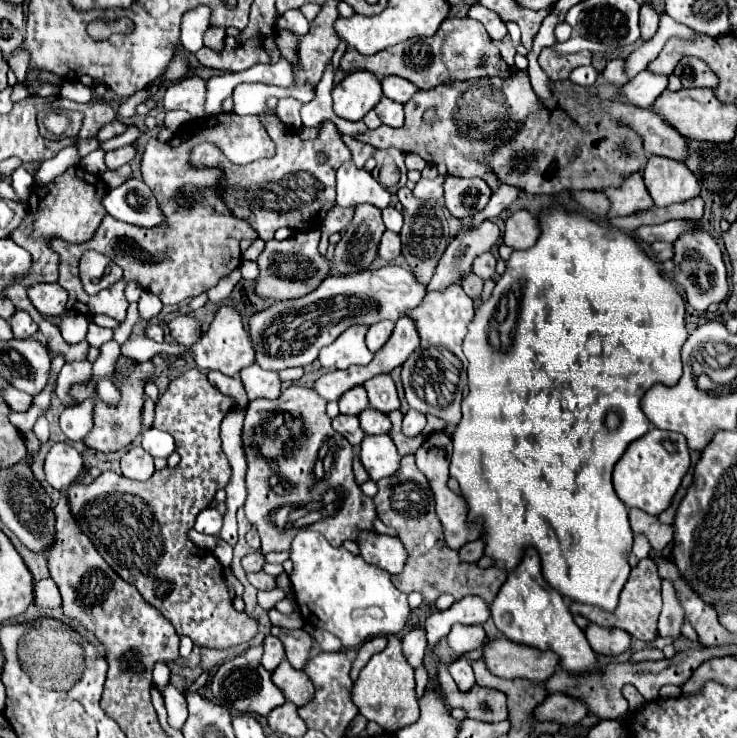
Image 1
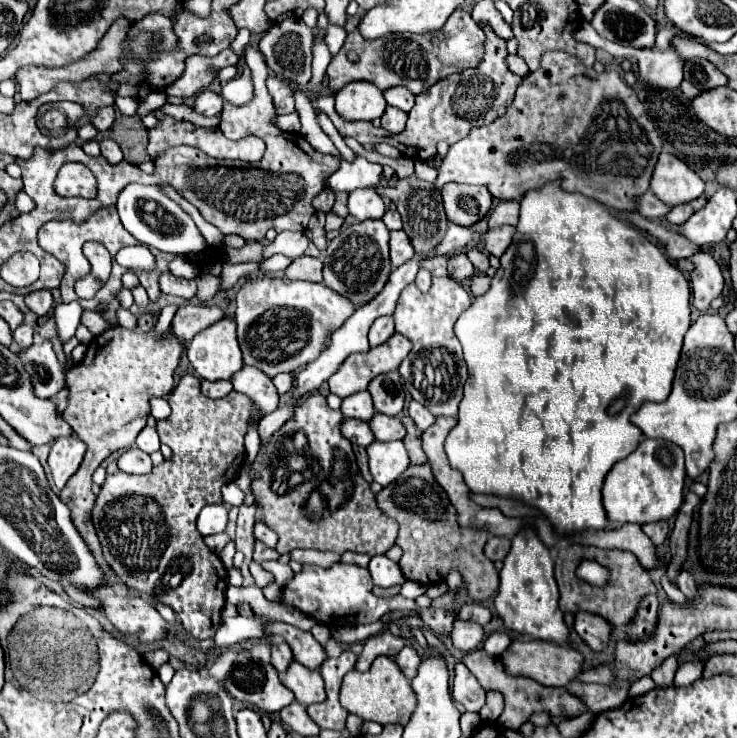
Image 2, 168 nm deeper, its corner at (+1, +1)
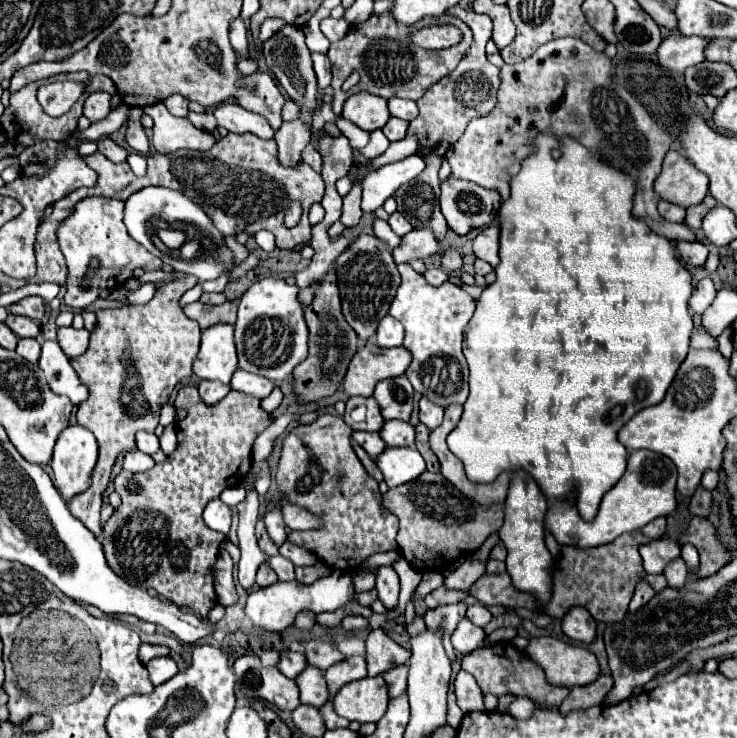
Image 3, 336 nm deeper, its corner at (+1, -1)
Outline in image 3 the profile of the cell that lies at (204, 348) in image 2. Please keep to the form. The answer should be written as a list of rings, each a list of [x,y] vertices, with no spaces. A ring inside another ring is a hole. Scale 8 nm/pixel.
[[[215,324],[203,330],[201,350],[193,362],[193,372],[201,380],[219,380],[229,384],[233,372],[237,370],[237,350],[233,342],[231,324]]]

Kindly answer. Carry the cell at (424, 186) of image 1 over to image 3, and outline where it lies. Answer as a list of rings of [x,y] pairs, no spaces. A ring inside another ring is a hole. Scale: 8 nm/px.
[[[557,38],[547,44],[543,44],[527,62],[521,64],[505,64],[501,68],[501,88],[497,92],[497,106],[491,114],[473,120],[465,134],[447,150],[445,158],[451,166],[451,176],[469,180],[473,184],[479,184],[487,190],[497,190],[501,200],[509,198],[509,182],[511,176],[515,176],[521,170],[521,162],[533,154],[533,138],[539,132],[547,134],[563,134],[573,136],[579,144],[589,148],[589,152],[595,152],[605,164],[625,172],[635,180],[635,196],[633,196],[633,216],[643,220],[651,230],[657,234],[677,242],[677,240],[697,240],[697,234],[687,228],[685,224],[677,226],[673,222],[667,222],[659,218],[657,214],[657,194],[653,192],[653,182],[661,172],[661,162],[671,146],[671,136],[661,130],[649,112],[643,108],[643,104],[631,96],[623,86],[611,80],[611,60],[603,52],[595,52],[591,46],[587,48],[585,42],[579,38]]]

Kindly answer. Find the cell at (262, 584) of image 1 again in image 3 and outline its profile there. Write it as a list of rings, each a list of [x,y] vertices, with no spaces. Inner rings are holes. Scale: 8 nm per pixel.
[[[261,564],[259,572],[257,572],[257,584],[263,588],[263,586],[271,586],[277,582],[277,574],[273,572],[273,568],[269,564]]]

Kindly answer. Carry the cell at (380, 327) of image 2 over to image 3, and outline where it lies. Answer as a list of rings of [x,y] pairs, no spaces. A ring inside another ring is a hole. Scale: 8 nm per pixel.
[[[389,314],[385,318],[379,320],[377,332],[375,332],[375,342],[381,348],[393,348],[393,346],[401,346],[403,344],[403,326],[391,318]]]

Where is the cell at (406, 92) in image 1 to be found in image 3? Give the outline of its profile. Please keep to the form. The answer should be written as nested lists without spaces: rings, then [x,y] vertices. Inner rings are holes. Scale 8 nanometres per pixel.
[[[391,98],[389,100],[389,112],[391,116],[397,116],[401,120],[413,120],[417,116],[417,104],[413,100],[405,100],[405,98]]]

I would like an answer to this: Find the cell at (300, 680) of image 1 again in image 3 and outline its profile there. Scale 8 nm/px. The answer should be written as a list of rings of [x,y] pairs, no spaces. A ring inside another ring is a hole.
[[[307,666],[297,678],[297,688],[299,688],[299,700],[301,704],[309,704],[309,706],[323,706],[327,702],[327,684],[325,678],[321,676],[321,670],[315,666]]]

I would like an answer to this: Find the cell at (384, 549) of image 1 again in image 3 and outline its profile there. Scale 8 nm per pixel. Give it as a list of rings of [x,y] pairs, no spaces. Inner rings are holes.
[[[379,566],[377,568],[377,584],[379,600],[387,606],[387,610],[397,606],[397,596],[399,596],[399,576],[391,566]]]

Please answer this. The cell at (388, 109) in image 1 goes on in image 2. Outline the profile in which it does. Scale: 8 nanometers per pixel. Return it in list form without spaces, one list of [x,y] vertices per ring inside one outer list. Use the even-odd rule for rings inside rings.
[[[387,106],[385,114],[381,116],[381,126],[383,126],[385,130],[389,130],[391,134],[399,134],[399,132],[403,132],[403,128],[405,128],[405,120],[407,120],[407,114],[405,114],[405,112],[399,112],[397,108]]]

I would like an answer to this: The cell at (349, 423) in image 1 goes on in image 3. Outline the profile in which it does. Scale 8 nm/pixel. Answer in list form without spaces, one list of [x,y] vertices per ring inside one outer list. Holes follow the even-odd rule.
[[[353,432],[353,440],[371,456],[371,458],[377,458],[383,448],[385,448],[385,442],[379,438],[377,432]]]

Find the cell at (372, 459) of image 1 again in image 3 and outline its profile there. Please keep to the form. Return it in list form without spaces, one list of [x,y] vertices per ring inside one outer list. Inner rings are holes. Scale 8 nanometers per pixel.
[[[385,448],[375,462],[389,488],[411,482],[425,470],[425,460],[415,448]]]

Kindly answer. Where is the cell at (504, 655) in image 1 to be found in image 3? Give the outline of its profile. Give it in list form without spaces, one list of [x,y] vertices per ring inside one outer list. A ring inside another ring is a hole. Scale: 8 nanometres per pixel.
[[[541,636],[529,640],[525,654],[543,668],[547,682],[553,686],[583,686],[599,676],[599,662],[593,652],[557,638]]]

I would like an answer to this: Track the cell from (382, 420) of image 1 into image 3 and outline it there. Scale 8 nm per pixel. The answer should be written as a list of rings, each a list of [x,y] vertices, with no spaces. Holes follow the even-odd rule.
[[[385,420],[379,436],[387,446],[413,446],[415,428],[403,420]]]

